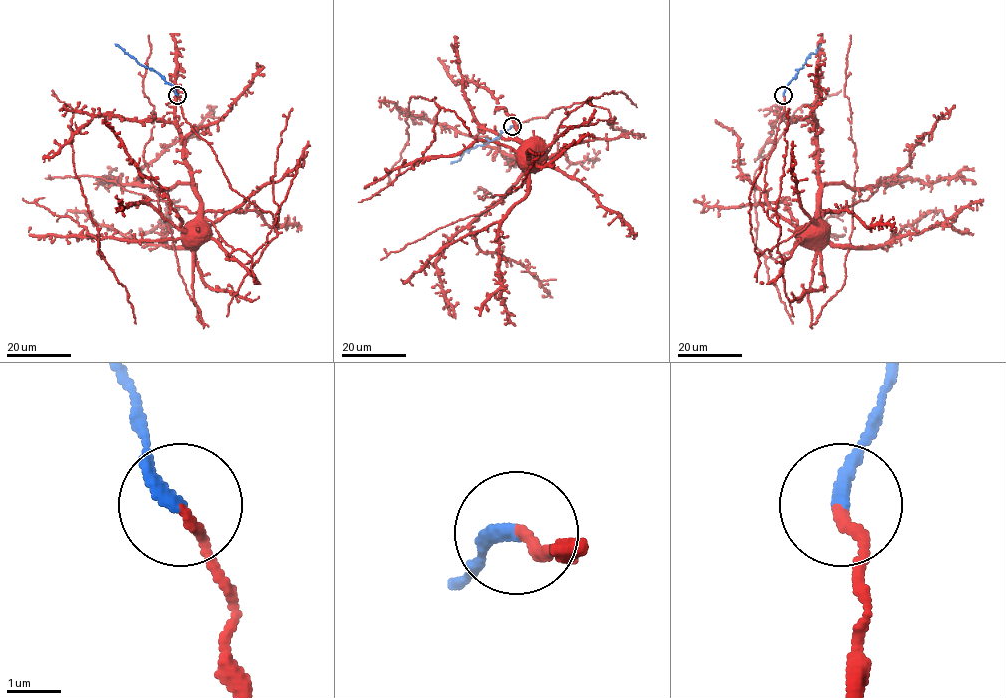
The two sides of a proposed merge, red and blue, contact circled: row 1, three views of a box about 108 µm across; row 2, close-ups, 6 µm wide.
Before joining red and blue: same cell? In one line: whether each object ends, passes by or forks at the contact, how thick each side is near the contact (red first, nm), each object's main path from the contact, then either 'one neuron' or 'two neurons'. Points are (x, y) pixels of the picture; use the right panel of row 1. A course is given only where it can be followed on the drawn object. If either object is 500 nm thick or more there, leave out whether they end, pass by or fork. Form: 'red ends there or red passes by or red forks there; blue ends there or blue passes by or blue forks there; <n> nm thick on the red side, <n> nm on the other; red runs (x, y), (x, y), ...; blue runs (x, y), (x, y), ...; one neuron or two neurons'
red ends there; blue ends there; 200 nm thick on the red side, 280 nm on the other; red runs (783, 94), (784, 112), (766, 163), (760, 201), (768, 216), (780, 226), (781, 272), (792, 250), (814, 230); blue runs (783, 94), (808, 56), (816, 53), (821, 44); one neuron

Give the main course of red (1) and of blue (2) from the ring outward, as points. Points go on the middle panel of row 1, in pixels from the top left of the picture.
1: (512, 126), (547, 117), (554, 109), (575, 103), (608, 110), (612, 122), (600, 120), (570, 127), (531, 156)
2: (512, 126), (482, 146), (466, 150), (460, 158), (450, 163)

